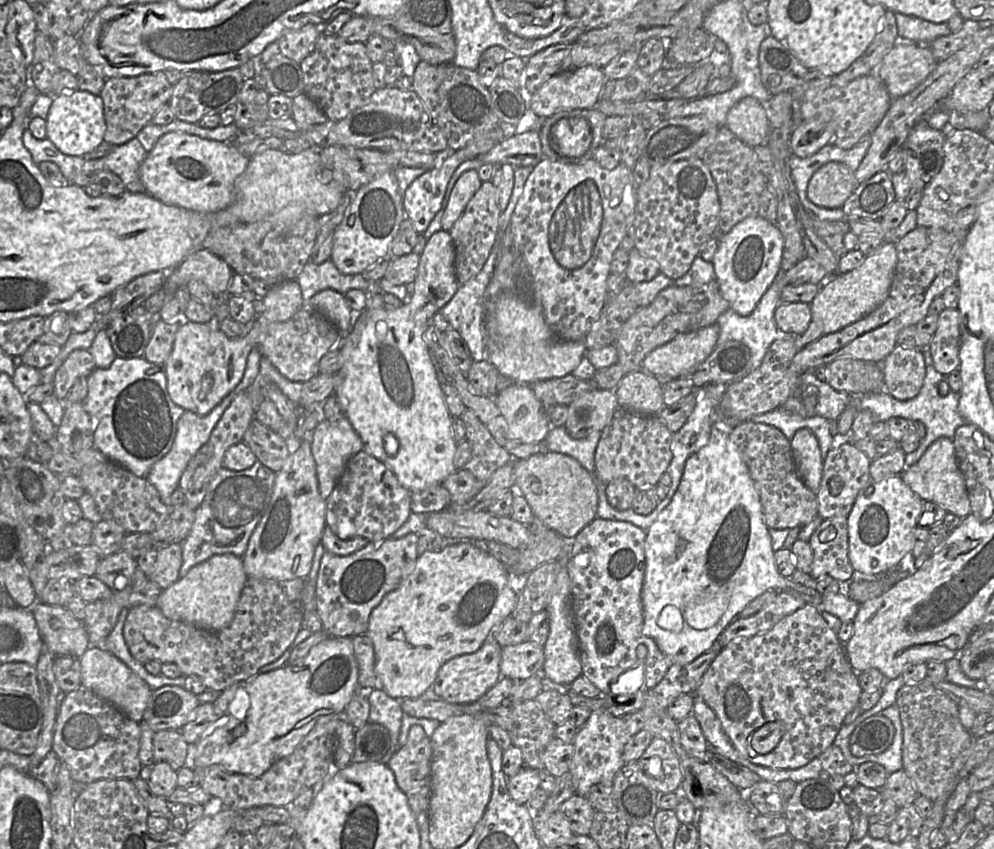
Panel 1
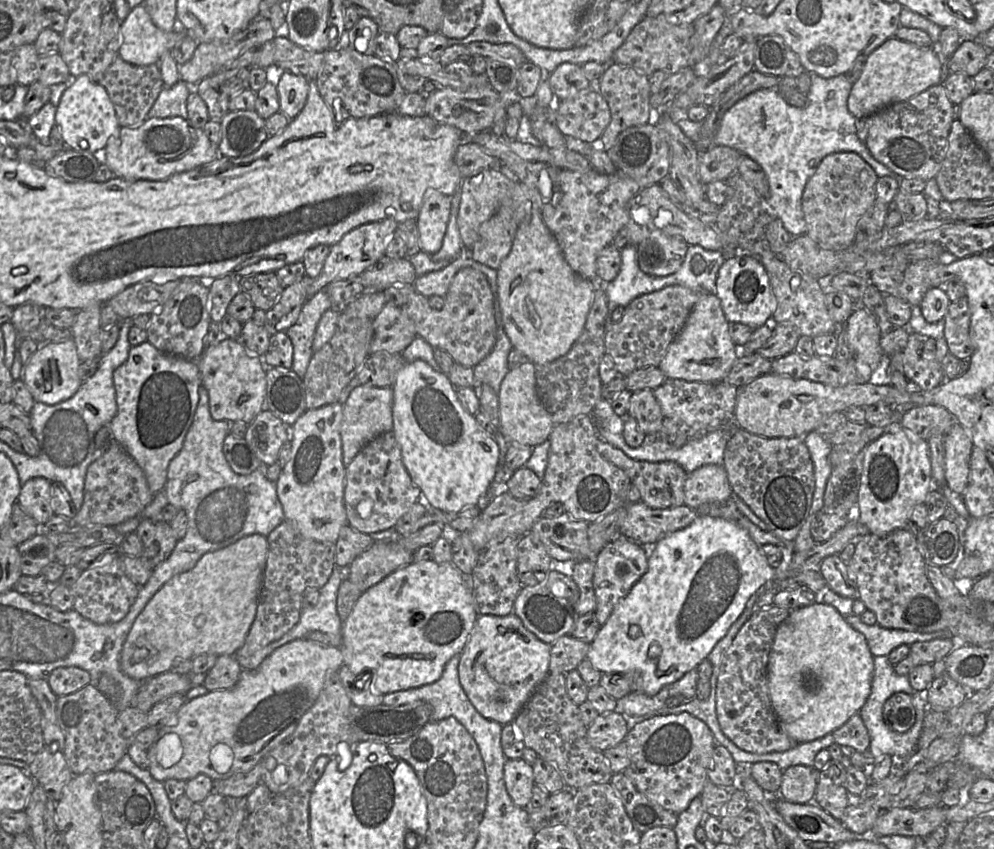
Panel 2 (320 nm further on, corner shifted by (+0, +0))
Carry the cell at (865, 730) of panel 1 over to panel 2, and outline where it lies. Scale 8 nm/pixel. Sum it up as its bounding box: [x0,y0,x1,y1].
[883,692,916,733]

